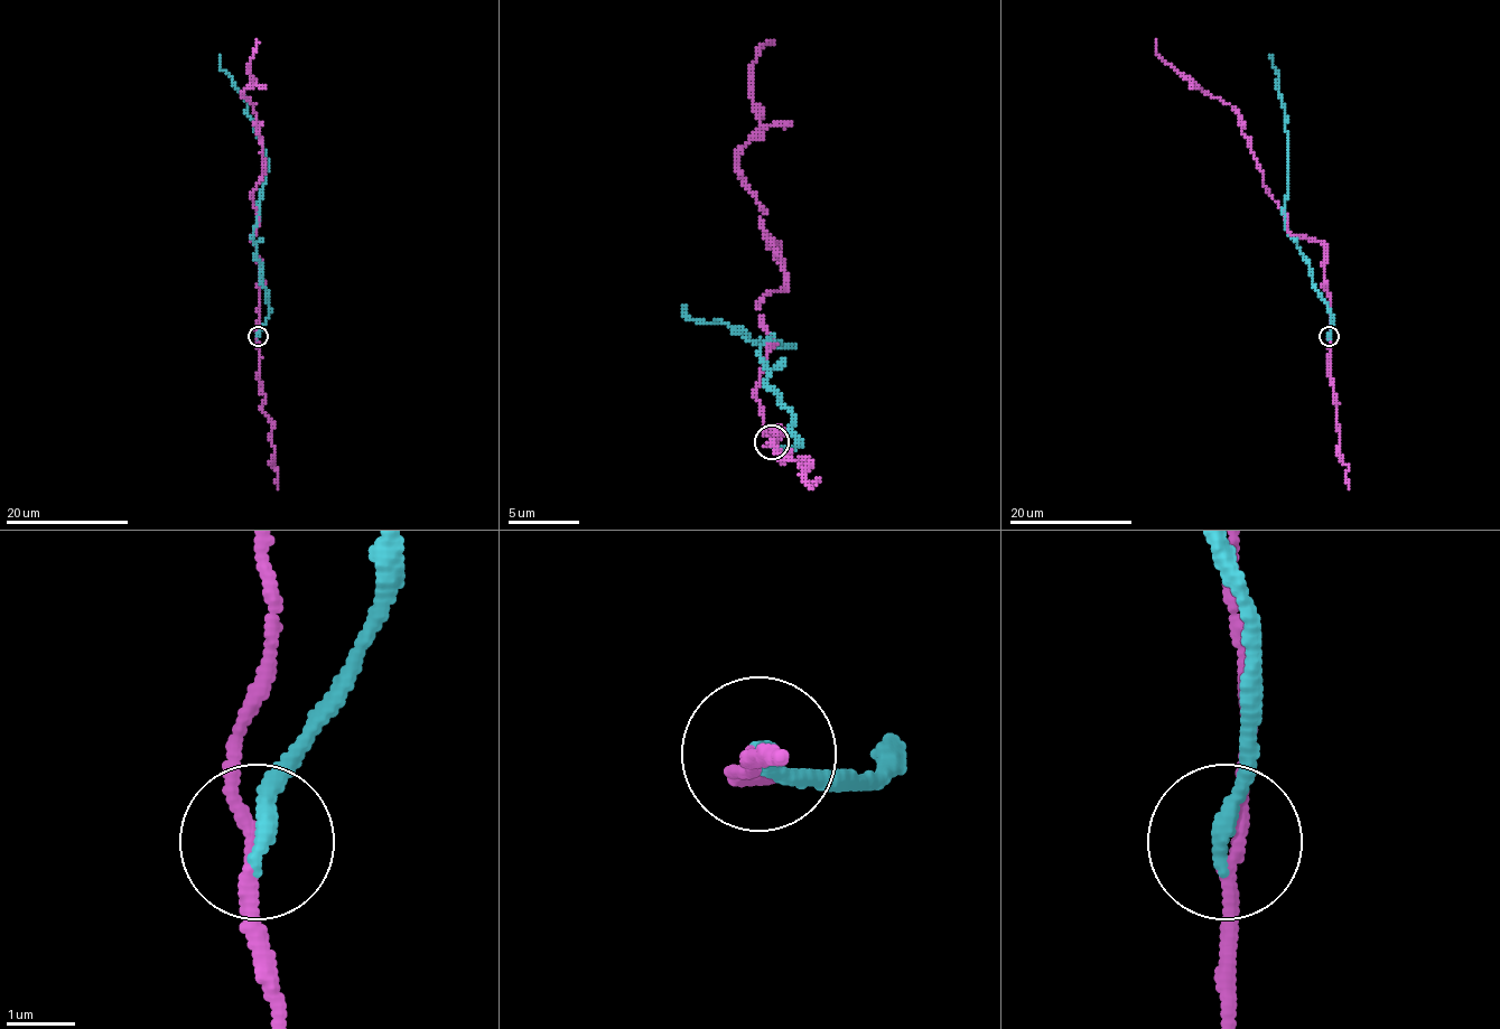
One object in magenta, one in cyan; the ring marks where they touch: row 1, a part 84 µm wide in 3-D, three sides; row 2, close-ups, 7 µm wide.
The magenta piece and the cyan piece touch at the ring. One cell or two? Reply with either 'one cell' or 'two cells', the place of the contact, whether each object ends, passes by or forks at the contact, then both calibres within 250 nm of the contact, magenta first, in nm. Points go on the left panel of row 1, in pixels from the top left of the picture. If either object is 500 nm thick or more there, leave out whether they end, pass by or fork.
two cells; at (258, 336); magenta passes by; cyan ends there; 170 nm thick on the magenta side, 240 nm on the other

